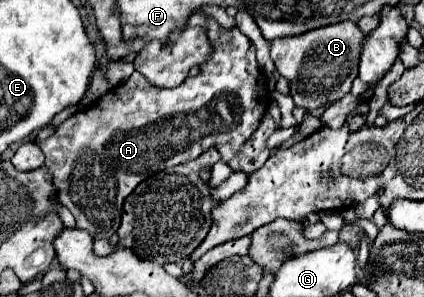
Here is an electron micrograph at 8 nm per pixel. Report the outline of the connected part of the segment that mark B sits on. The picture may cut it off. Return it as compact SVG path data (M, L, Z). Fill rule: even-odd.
M342 20L338 24L314 28L300 36L272 40L272 60L276 70L288 80L294 104L306 112L316 112L344 98L358 76L360 44L364 44L364 36L366 34L358 28L358 22Z

